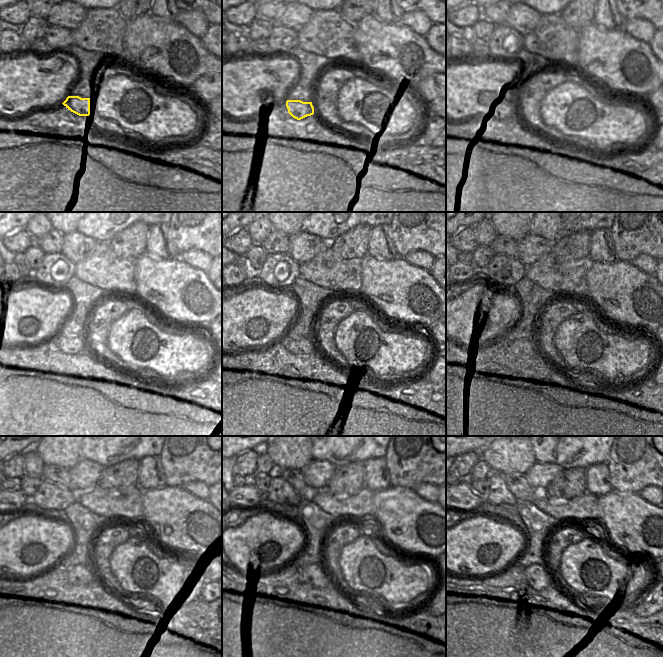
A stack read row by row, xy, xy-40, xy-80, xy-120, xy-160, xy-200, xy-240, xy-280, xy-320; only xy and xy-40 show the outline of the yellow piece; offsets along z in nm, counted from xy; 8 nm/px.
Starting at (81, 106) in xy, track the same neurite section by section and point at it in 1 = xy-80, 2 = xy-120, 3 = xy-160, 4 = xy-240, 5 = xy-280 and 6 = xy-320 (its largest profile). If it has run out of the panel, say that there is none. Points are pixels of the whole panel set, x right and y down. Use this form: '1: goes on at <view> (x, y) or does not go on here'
1: goes on at xy-80 (518, 116)
2: goes on at xy-120 (73, 345)
3: goes on at xy-160 (294, 345)
4: goes on at xy-240 (81, 573)
5: goes on at xy-280 (313, 575)
6: goes on at xy-320 (538, 576)

